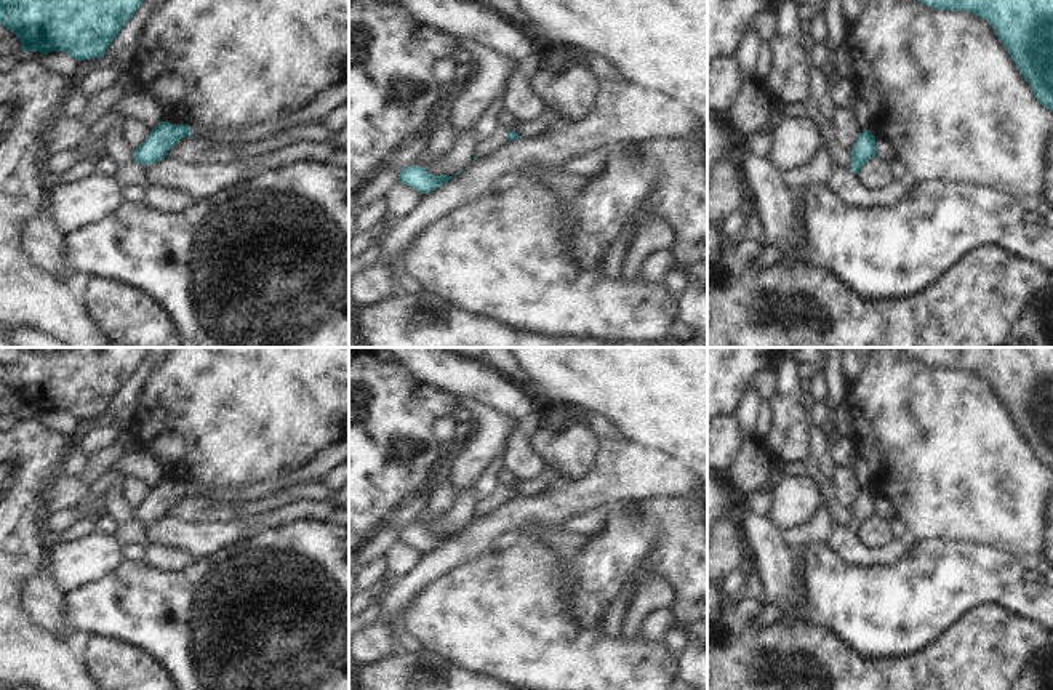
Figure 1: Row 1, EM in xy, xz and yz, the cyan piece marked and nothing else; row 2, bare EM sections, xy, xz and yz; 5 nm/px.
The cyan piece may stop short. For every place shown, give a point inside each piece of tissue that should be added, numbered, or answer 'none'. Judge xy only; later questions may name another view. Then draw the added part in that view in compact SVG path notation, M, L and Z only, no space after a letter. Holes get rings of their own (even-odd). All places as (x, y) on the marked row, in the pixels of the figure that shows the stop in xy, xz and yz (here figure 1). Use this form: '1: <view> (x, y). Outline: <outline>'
none

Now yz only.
none

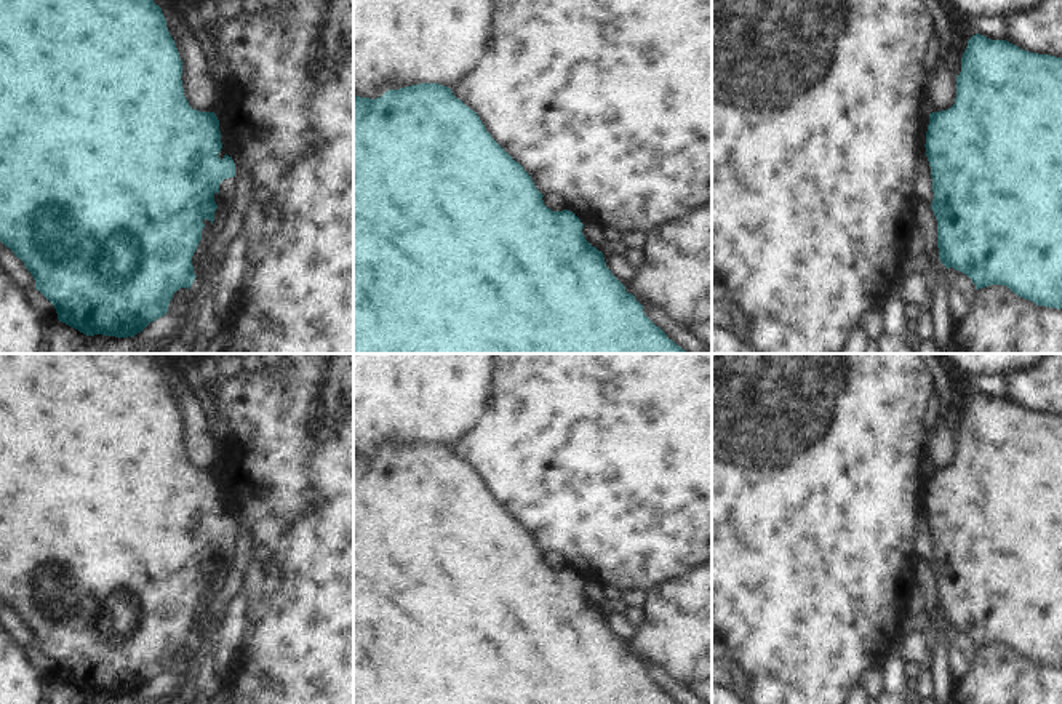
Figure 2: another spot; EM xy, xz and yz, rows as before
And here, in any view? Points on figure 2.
1: xy (227, 186). Outline: M235 166L235 176L227 178L219 184L219 198L224 211L230 211L234 208L237 179L238 179L238 168Z

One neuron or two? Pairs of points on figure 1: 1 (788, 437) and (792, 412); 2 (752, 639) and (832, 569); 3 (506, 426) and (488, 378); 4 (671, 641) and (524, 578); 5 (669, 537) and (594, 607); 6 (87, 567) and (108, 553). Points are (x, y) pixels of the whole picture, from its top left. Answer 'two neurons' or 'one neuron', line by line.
1: one neuron
2: two neurons
3: two neurons
4: two neurons
5: one neuron
6: one neuron

